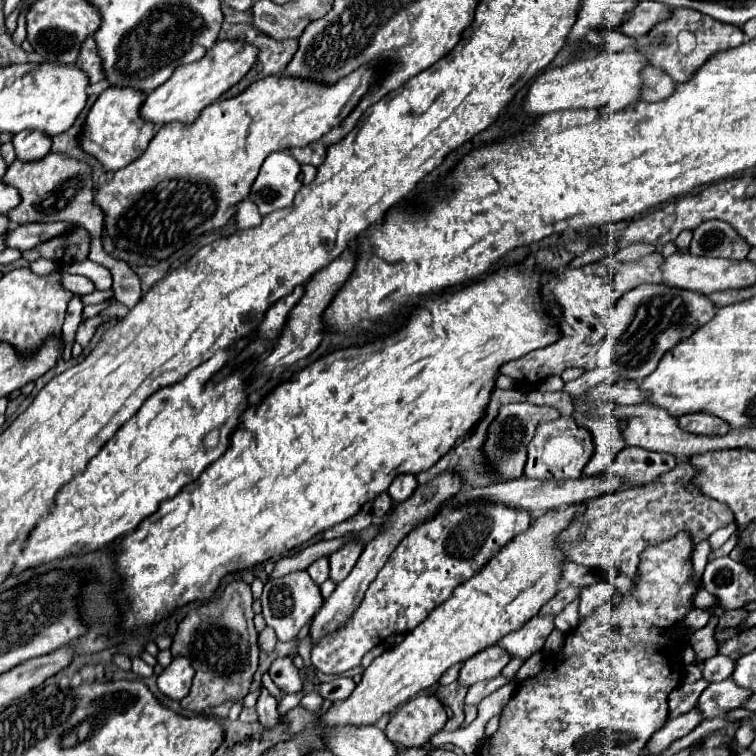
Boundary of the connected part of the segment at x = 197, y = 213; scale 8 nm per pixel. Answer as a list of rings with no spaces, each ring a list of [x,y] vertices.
[[[372,63],[372,67],[358,67],[352,75],[346,75],[332,85],[286,75],[268,75],[252,83],[238,97],[214,101],[204,107],[190,125],[172,121],[160,127],[148,149],[128,167],[116,171],[112,179],[96,191],[96,205],[100,205],[106,215],[108,235],[120,249],[152,255],[162,261],[188,241],[224,227],[236,213],[236,205],[248,197],[264,159],[272,151],[286,151],[314,143],[332,127],[338,127],[352,113],[352,107],[356,107],[356,103],[360,103],[360,99],[376,83],[376,67],[380,65]]]

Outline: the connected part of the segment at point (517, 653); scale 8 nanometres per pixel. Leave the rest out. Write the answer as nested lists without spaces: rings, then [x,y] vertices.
[[[552,615],[532,617],[520,631],[508,633],[504,639],[500,639],[500,647],[504,647],[512,657],[528,659],[532,653],[542,651],[546,637],[554,629],[552,619]]]

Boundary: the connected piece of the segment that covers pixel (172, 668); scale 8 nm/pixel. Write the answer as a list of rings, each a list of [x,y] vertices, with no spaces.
[[[174,657],[168,667],[158,675],[158,687],[164,695],[172,699],[182,699],[188,695],[190,685],[194,679],[194,669],[190,665],[190,659],[186,657]]]

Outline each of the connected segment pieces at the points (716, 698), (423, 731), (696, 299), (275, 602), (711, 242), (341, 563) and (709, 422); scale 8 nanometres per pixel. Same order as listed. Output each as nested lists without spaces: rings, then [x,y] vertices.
[[[724,679],[720,683],[710,683],[702,691],[698,699],[698,707],[706,719],[712,719],[742,707],[750,699],[750,695],[752,691],[748,691],[746,687],[736,685],[732,679]]]
[[[418,695],[392,715],[386,727],[386,737],[404,747],[422,747],[446,721],[444,705],[434,695]]]
[[[640,285],[628,291],[606,319],[610,335],[618,335],[614,371],[632,381],[648,377],[658,361],[682,339],[688,339],[700,325],[708,323],[716,313],[716,305],[702,293],[684,291],[668,285]]]
[[[294,571],[294,573],[280,577],[280,579],[268,581],[264,585],[260,601],[262,601],[262,615],[266,619],[266,625],[276,631],[278,641],[292,641],[298,635],[298,631],[320,609],[322,595],[320,595],[320,587],[316,583],[312,583],[312,579],[306,571]]]
[[[706,221],[694,229],[688,249],[692,255],[746,259],[750,245],[724,221]]]
[[[348,541],[344,549],[340,547],[340,551],[334,551],[332,557],[330,557],[330,579],[334,579],[336,583],[340,583],[342,579],[346,579],[346,575],[356,565],[362,549],[364,549],[362,543]]]
[[[702,411],[680,415],[678,423],[684,431],[696,433],[696,435],[724,435],[726,431],[730,431],[730,427],[724,419],[714,417],[710,413],[702,413]]]

